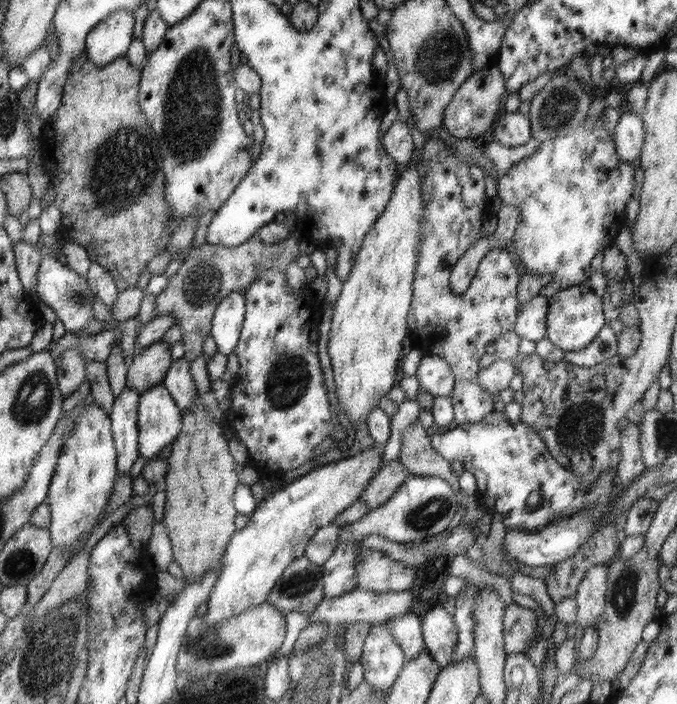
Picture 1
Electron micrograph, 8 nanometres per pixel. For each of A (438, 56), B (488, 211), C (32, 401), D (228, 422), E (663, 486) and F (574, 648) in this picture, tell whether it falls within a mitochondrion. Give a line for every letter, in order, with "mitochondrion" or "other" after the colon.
A: mitochondrion
B: other
C: mitochondrion
D: other
E: other
F: other

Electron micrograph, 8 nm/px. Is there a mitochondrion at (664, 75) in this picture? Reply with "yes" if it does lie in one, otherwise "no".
no

